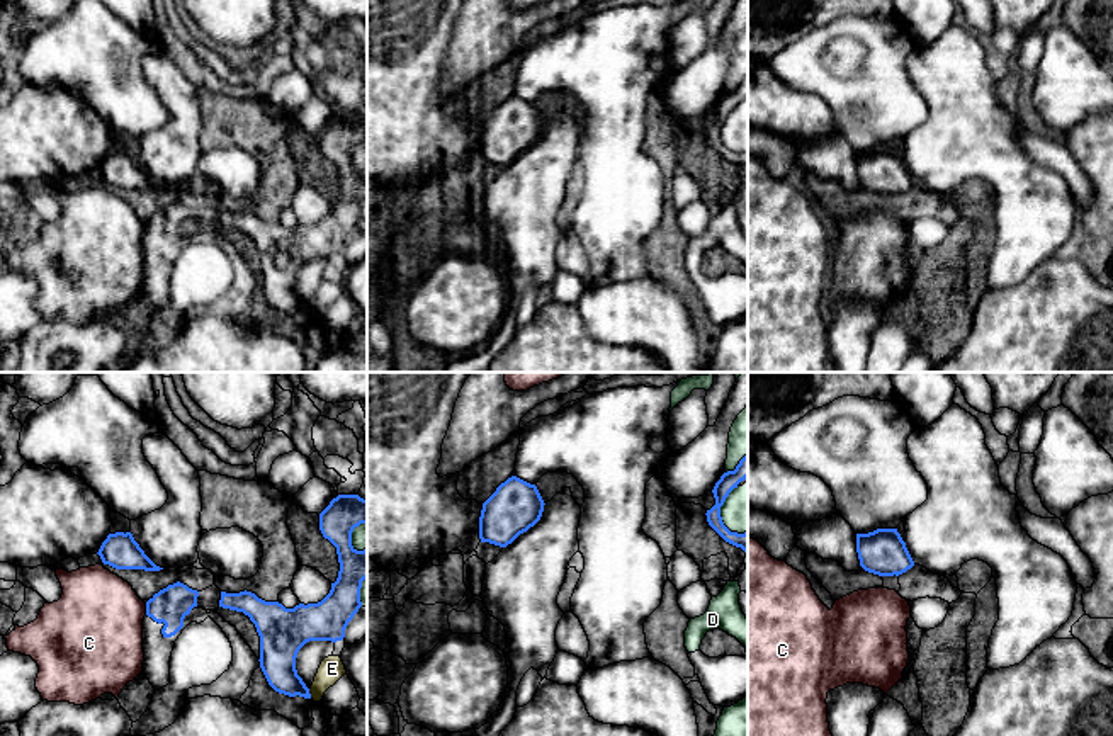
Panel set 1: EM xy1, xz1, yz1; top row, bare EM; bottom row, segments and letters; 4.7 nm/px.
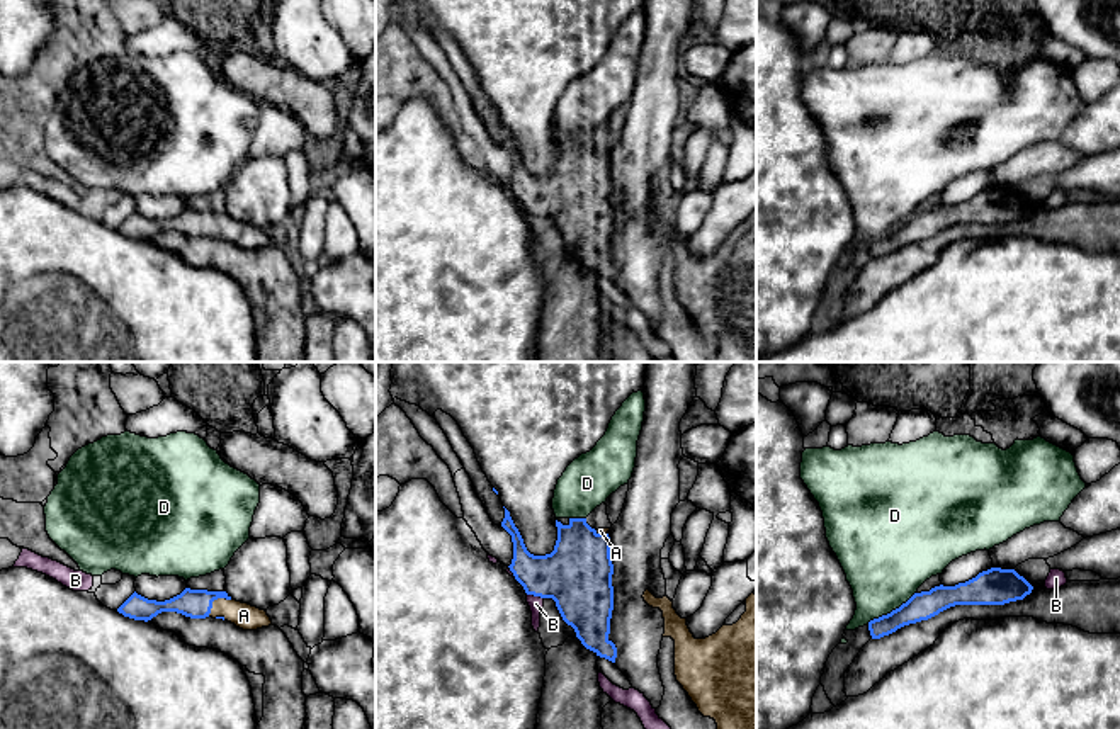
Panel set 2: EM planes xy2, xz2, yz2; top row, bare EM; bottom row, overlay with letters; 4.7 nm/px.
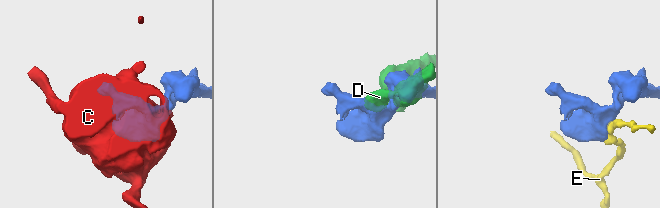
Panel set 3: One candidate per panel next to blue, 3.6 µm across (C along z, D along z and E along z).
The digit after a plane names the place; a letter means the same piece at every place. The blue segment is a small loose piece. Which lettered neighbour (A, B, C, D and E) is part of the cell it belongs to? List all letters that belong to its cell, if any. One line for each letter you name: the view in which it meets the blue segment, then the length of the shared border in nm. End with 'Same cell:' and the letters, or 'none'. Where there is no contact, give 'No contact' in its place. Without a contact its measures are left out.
A: Touches blue in xy2. Shared border 150 nm
Same cell: A

